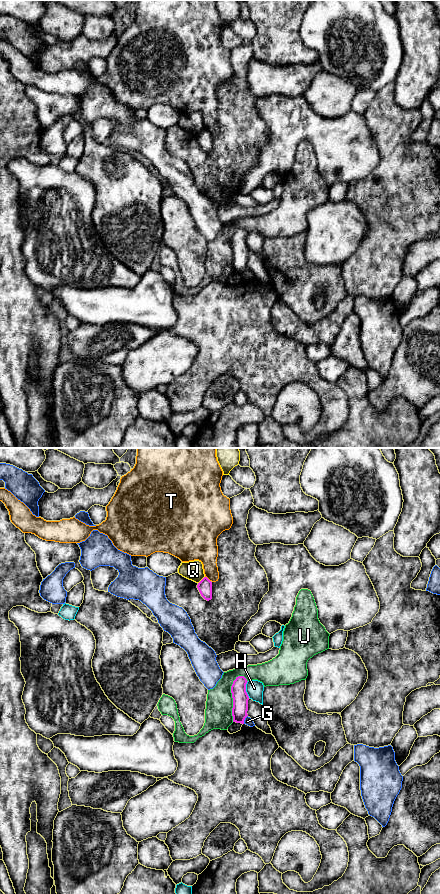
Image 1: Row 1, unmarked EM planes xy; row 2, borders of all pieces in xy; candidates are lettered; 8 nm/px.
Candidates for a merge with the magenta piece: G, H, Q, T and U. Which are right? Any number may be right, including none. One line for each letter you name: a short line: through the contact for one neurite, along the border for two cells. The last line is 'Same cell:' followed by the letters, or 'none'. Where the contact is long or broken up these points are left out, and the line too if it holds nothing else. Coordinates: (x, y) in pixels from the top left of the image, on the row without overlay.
Same cell: none

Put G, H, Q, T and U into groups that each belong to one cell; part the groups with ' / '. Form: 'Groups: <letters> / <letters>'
Groups: G / H / Q / T / U

